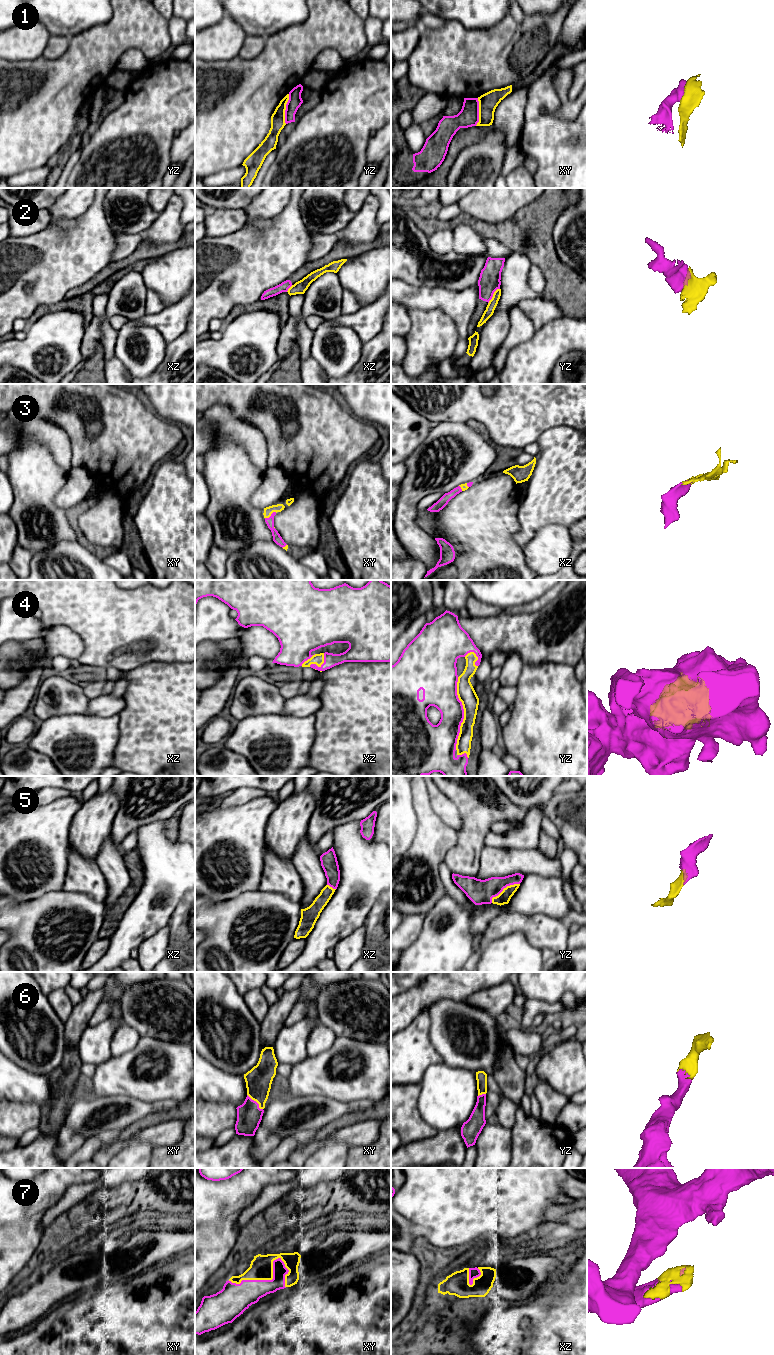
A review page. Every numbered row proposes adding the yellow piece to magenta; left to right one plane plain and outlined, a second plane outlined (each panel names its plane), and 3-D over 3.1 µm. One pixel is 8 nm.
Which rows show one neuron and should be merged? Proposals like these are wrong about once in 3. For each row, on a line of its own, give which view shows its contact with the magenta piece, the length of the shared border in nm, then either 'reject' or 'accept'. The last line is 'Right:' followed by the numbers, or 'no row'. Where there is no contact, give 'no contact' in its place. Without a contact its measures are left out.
1: yz | 240 nm | reject
2: yz | 160 nm | reject
3: xy | 110 nm | accept
4: yz | 600 nm | accept
5: yz | 280 nm | accept
6: xy | 180 nm | accept
7: xy | 500 nm | accept
Right: 3, 4, 5, 6, 7

